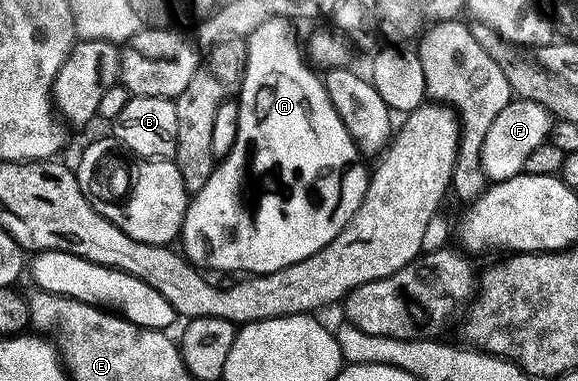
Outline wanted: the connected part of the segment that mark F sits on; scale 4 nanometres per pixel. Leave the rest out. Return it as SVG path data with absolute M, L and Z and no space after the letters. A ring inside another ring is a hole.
M514 99L503 114L498 116L483 144L481 162L486 179L493 184L502 184L511 178L522 175L528 169L525 167L528 166L529 159L548 140L550 143L554 132L555 120L549 115L547 109L530 100Z

